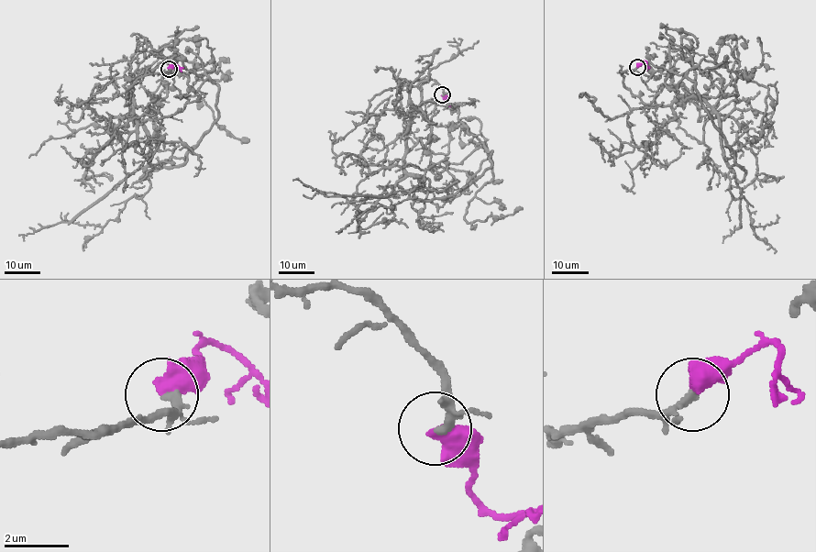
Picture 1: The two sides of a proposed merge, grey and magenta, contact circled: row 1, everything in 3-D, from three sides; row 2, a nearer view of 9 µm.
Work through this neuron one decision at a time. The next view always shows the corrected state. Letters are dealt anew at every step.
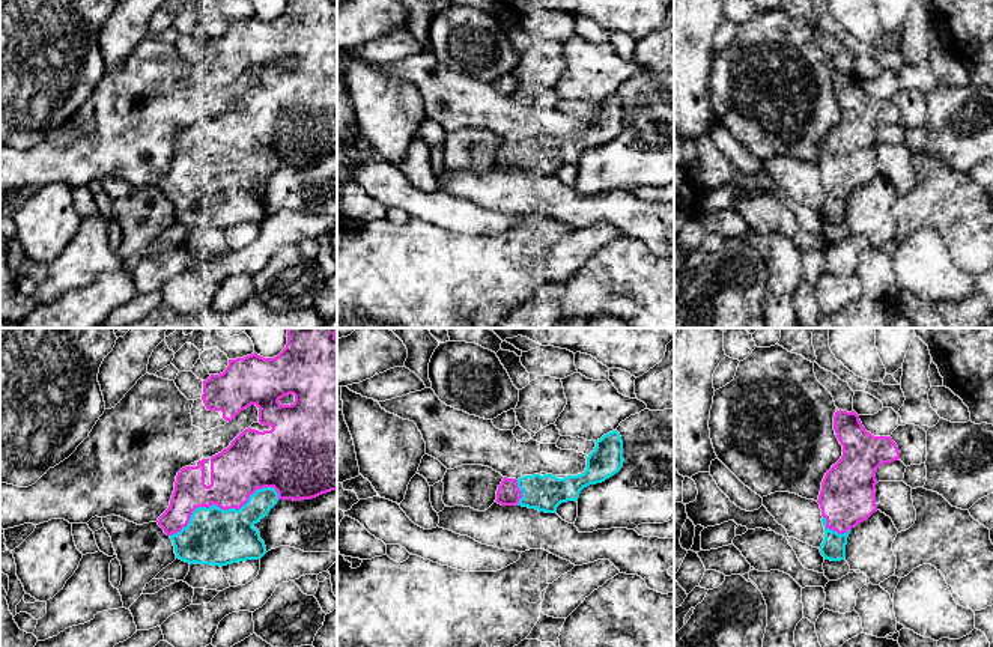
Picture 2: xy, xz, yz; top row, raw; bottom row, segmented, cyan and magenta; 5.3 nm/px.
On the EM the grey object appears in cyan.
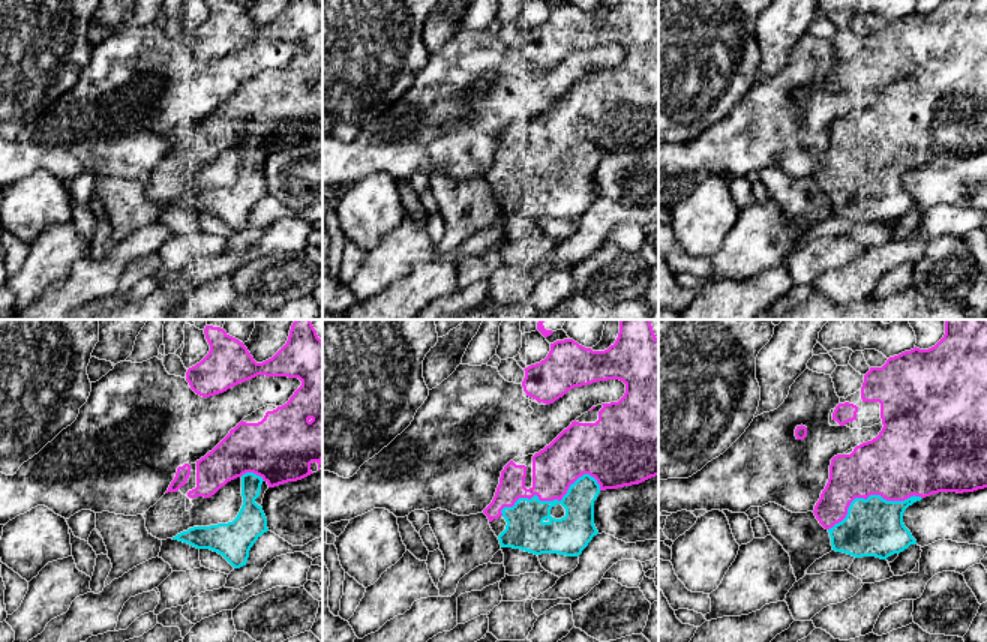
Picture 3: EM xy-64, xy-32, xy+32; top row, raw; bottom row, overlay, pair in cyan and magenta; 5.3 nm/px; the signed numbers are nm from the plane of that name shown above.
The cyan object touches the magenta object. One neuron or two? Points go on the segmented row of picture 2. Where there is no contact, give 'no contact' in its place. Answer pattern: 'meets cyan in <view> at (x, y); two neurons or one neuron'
meets cyan in xy at (221, 509); one neuron

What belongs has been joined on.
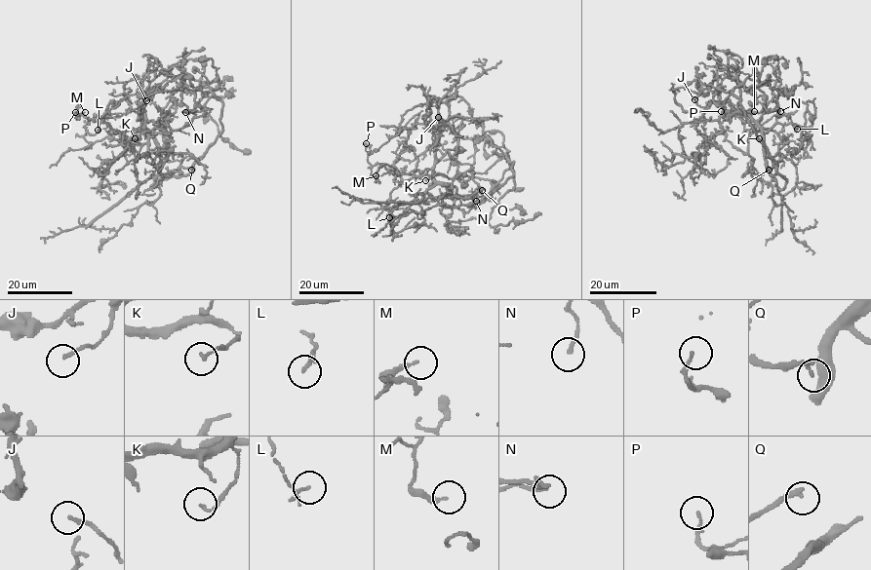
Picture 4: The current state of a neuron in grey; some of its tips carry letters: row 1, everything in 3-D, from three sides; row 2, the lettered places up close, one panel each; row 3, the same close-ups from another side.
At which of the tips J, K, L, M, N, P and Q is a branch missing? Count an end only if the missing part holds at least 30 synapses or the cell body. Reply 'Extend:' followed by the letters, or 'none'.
Extend: Q

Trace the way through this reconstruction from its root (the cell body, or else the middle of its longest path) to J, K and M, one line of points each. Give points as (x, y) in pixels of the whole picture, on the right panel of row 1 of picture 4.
J: (784, 177), (746, 116), (740, 99), (731, 94), (724, 106), (713, 100), (717, 73), (712, 83), (694, 99)
K: (784, 177), (785, 184), (780, 189), (767, 165), (763, 132), (756, 127), (759, 138)
M: (784, 177), (780, 189), (767, 165), (763, 132), (741, 119), (754, 111)

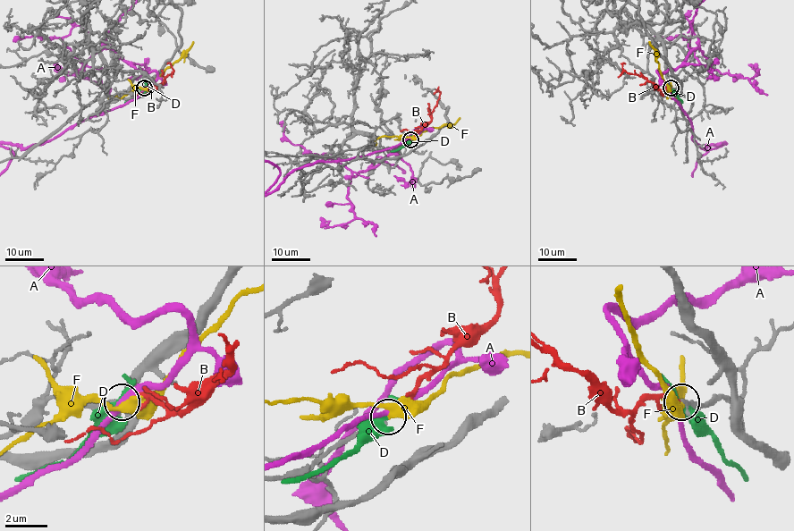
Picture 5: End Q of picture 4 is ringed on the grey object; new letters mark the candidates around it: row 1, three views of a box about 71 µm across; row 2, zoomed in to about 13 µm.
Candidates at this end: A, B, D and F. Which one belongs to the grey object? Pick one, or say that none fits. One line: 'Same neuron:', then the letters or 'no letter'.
Same neuron: B

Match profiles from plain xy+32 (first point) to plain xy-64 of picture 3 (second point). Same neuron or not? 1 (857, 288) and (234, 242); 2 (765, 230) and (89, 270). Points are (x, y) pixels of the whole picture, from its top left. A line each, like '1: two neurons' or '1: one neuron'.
1: one neuron
2: two neurons

